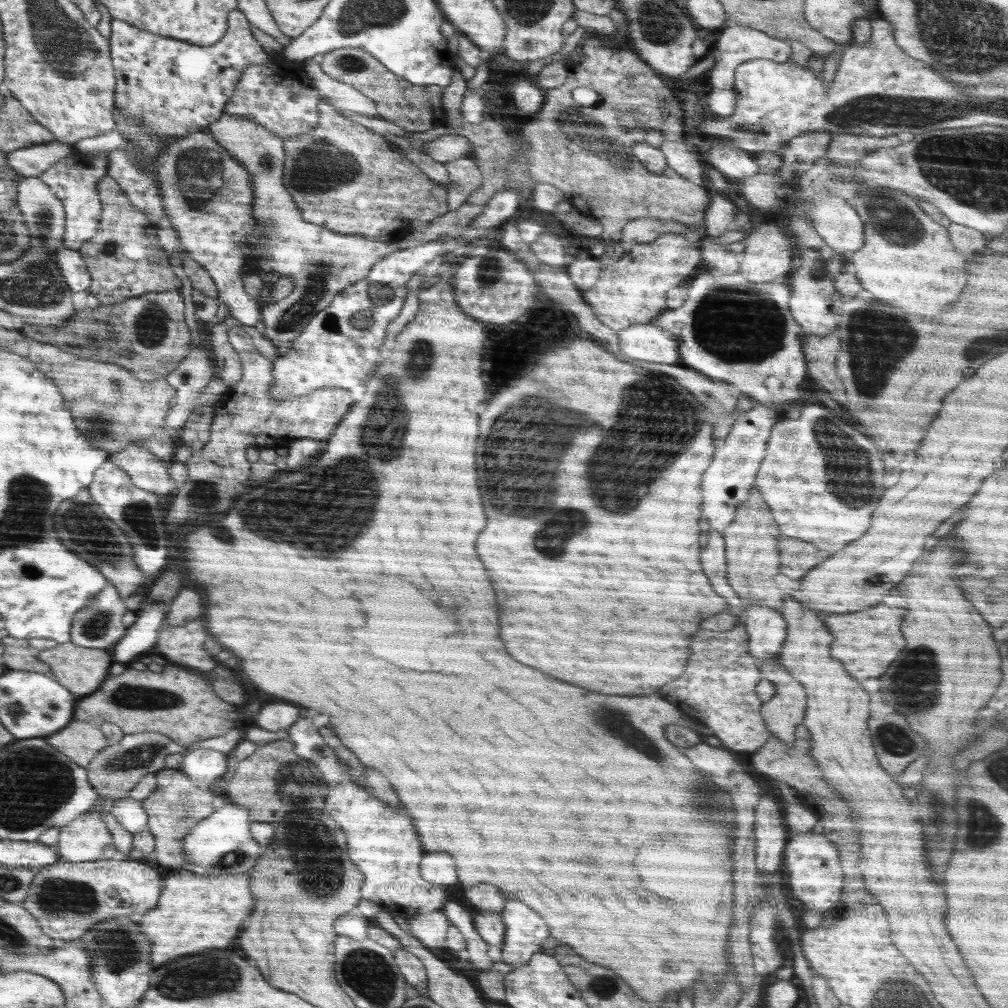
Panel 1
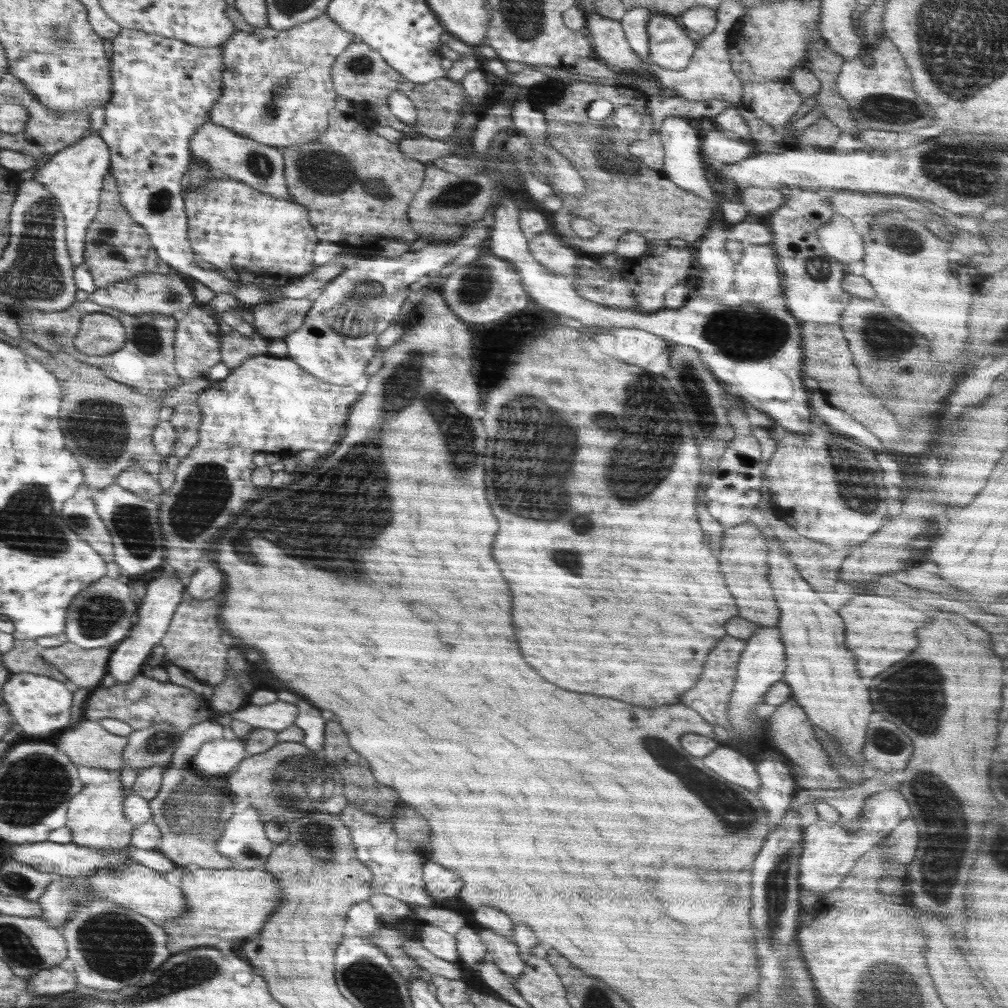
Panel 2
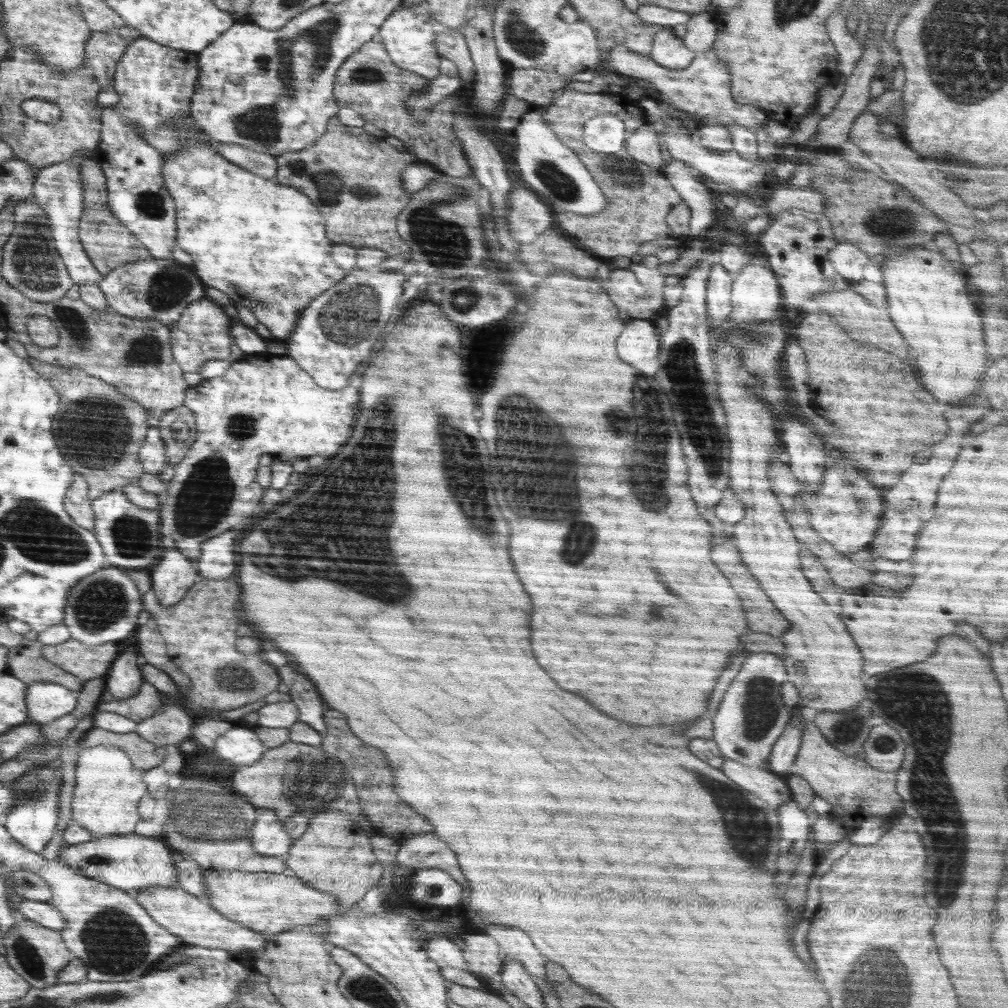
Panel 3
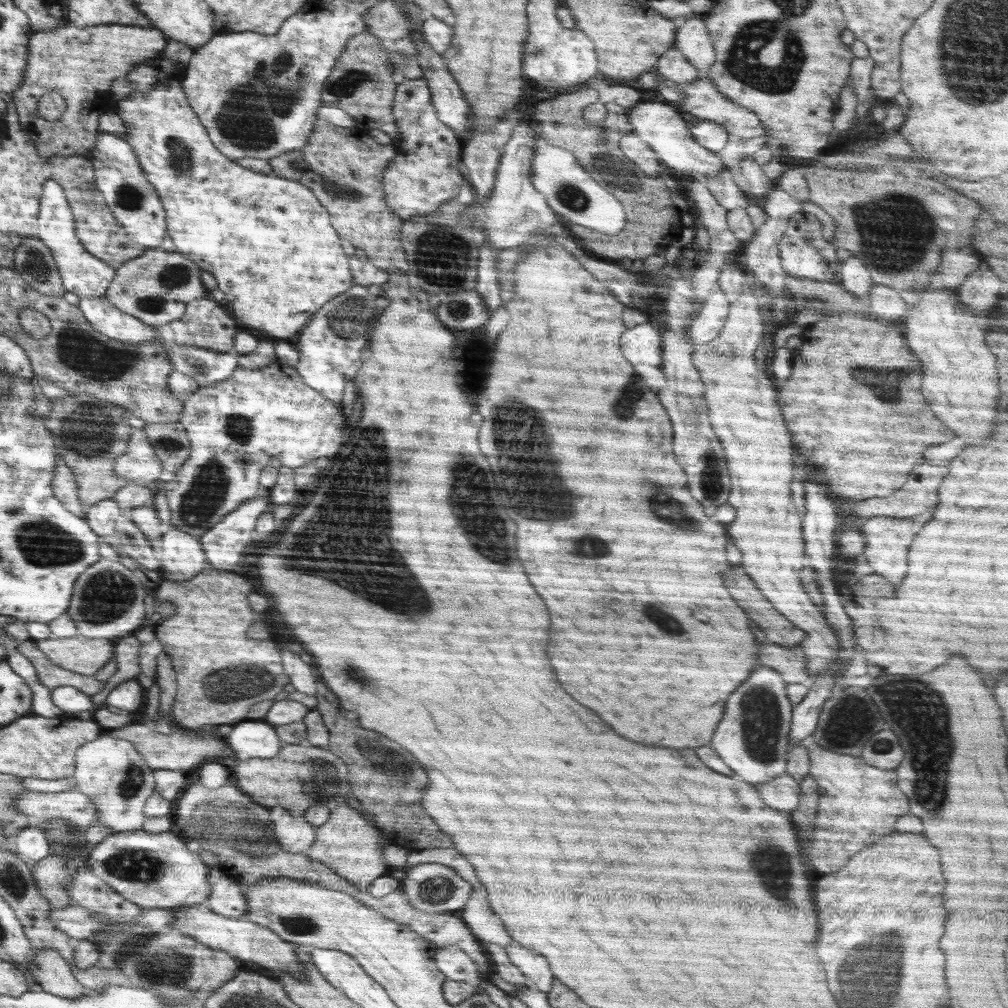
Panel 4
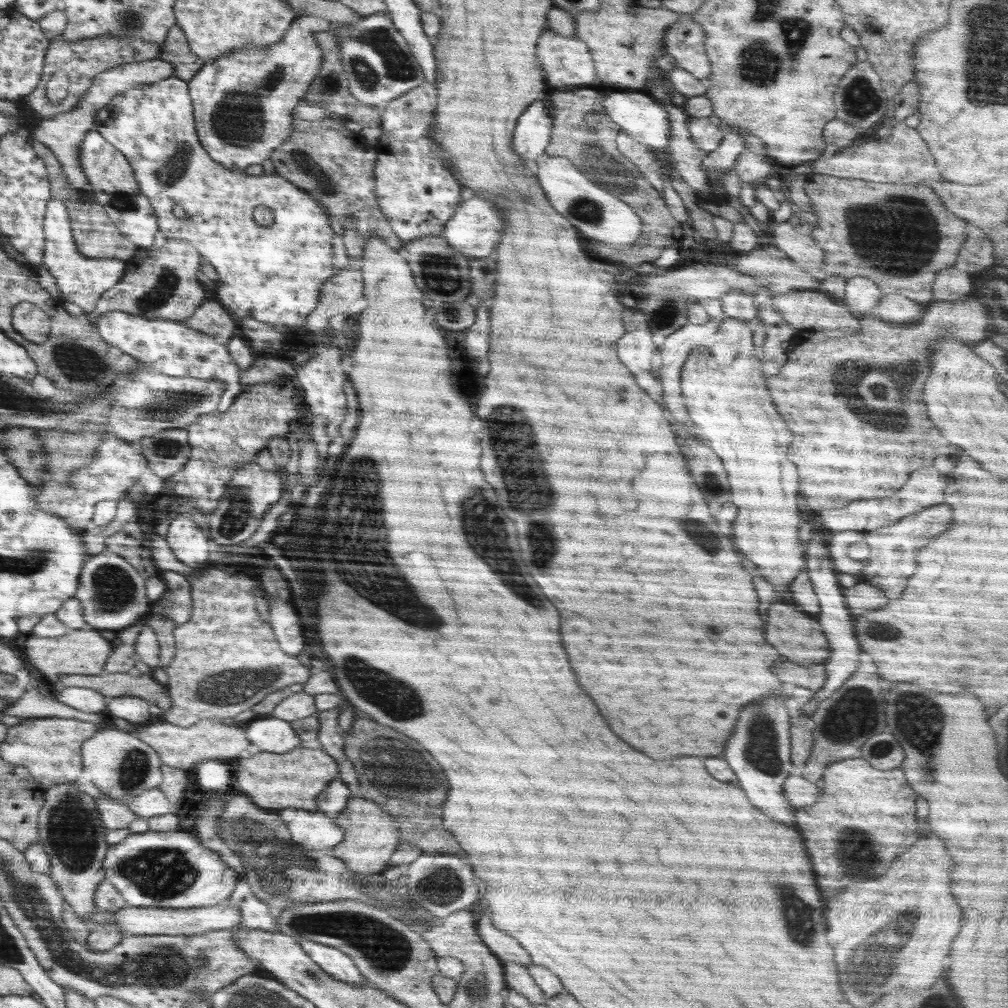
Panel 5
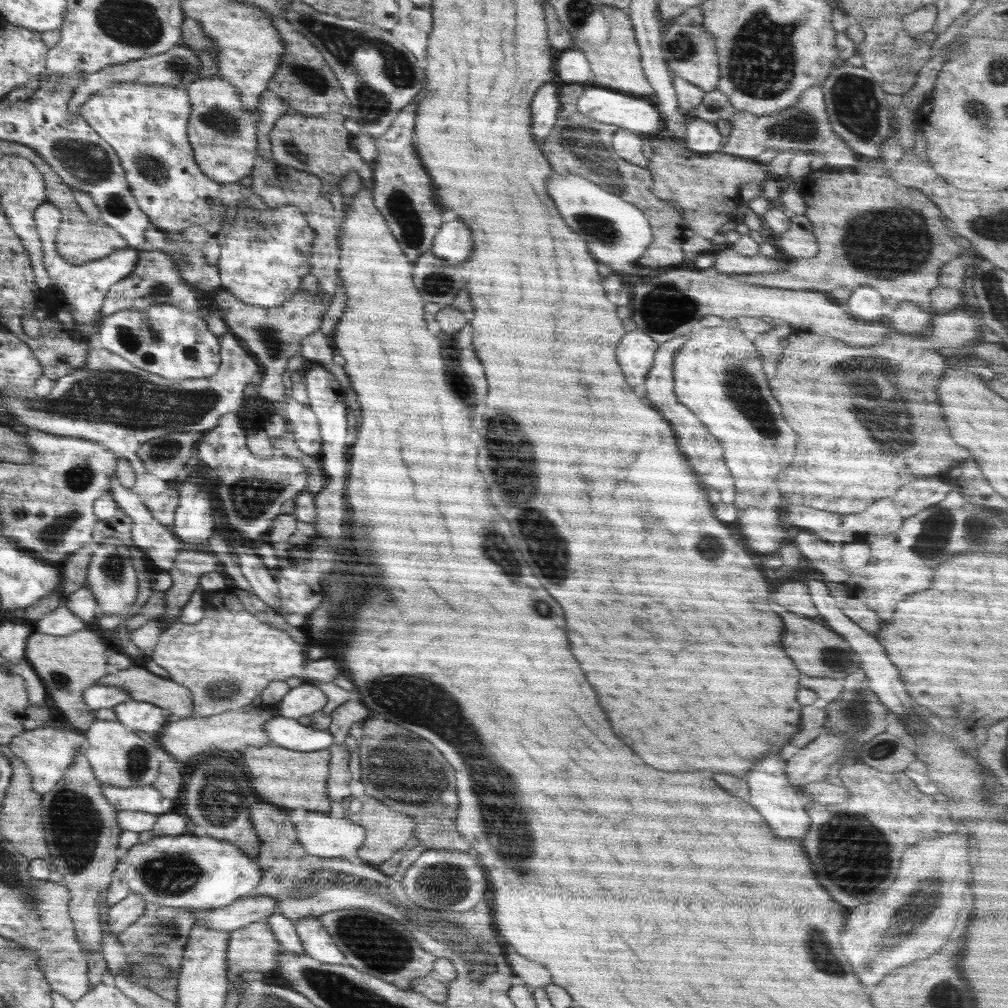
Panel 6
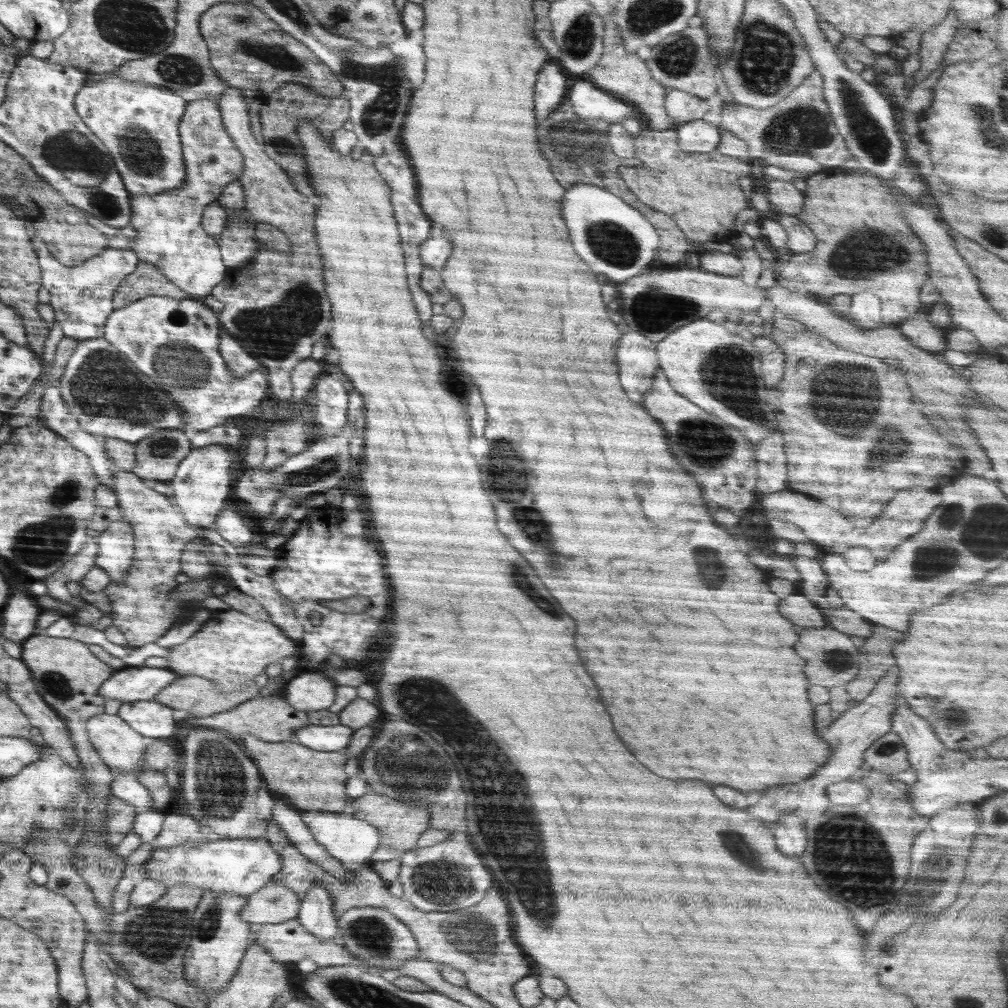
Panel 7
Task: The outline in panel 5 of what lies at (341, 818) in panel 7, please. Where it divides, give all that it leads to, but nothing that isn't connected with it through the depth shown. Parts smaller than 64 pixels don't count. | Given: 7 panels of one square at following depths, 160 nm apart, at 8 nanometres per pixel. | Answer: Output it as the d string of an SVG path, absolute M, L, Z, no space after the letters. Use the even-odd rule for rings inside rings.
M298 809L287 829L294 844L308 850L330 851L344 838L344 829L330 822L322 812Z

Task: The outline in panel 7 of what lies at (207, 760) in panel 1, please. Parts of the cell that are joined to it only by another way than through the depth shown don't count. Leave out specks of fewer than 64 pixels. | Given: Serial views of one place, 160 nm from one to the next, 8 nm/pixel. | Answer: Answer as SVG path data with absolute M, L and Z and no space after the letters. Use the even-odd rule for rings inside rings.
M338 723L334 726L308 725L301 726L293 732L290 740L320 752L344 750L350 742L352 730Z

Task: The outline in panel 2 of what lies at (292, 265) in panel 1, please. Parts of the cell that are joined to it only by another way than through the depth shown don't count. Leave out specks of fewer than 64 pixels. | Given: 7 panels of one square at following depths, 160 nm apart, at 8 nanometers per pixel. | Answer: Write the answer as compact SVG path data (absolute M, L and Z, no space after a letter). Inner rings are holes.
M210 121L196 130L190 139L190 149L192 160L206 162L216 173L240 182L244 181L262 194L269 194L274 198L290 198L285 181L285 164L281 149L238 136L232 132L232 129ZM310 297L285 298L278 303L253 305L253 327L269 338L285 338L301 328L314 301Z

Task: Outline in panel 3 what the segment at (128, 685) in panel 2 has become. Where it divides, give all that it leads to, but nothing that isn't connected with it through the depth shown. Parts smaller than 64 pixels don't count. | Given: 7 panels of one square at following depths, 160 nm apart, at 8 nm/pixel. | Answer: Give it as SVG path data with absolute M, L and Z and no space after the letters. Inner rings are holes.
M145 682L139 692L130 698L98 702L95 712L114 712L139 723L152 717L161 708L160 697L161 692L152 683Z

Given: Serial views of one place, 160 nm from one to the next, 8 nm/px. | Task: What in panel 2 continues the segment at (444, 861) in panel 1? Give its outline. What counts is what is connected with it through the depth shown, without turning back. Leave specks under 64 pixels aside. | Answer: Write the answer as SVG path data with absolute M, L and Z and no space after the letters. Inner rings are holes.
M426 862L424 864L424 884L426 884L426 890L430 896L448 900L458 894L458 890L462 888L464 882L460 880L460 876L454 870Z

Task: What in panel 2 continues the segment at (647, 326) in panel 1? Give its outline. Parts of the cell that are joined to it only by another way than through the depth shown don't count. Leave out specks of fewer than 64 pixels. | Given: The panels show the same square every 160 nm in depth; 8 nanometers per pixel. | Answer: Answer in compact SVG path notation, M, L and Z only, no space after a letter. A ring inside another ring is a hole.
M616 328L611 334L598 334L595 341L603 353L626 362L640 366L647 371L648 362L658 358L668 341L646 330L638 328Z

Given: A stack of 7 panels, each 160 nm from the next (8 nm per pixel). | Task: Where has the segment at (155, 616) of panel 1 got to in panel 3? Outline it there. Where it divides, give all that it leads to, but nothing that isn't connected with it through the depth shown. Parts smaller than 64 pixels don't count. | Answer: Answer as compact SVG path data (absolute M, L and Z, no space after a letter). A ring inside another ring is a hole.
M164 543L165 552L160 563L151 567L154 568L151 574L151 589L157 596L160 606L168 608L176 602L180 602L182 596L191 586L194 586L200 576L192 568L190 560L176 550L174 544ZM131 641L126 645L112 665L111 673L105 680L105 686L116 699L125 699L134 696L142 688L142 676L138 670L138 650Z

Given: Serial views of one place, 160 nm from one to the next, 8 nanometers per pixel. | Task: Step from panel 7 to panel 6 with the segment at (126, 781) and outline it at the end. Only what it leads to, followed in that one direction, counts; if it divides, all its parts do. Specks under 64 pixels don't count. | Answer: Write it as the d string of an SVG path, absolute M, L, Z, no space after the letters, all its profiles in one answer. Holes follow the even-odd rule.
M102 784L99 789L106 797L106 800L117 806L119 810L140 811L159 815L170 811L172 804L174 804L172 799L162 796L160 791L154 788L154 785L124 788L122 786Z

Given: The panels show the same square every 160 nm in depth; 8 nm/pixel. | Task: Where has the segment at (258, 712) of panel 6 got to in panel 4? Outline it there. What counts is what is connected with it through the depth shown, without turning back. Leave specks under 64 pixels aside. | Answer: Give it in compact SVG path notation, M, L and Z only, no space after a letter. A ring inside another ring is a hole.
M135 721L131 725L104 731L112 738L123 738L135 745L135 749L143 755L152 770L186 770L192 769L196 764L204 763L204 758L212 756L232 756L232 749L227 745L226 737L206 734L202 729L186 729L185 727L174 727L170 735L157 732L149 723Z

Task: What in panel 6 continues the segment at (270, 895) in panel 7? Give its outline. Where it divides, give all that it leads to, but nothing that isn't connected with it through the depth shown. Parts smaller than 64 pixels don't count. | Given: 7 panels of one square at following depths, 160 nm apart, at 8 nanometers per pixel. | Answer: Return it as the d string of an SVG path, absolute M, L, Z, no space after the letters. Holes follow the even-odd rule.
M246 895L222 908L197 909L195 923L205 924L212 930L232 932L247 924L264 921L275 912L275 900L271 896Z

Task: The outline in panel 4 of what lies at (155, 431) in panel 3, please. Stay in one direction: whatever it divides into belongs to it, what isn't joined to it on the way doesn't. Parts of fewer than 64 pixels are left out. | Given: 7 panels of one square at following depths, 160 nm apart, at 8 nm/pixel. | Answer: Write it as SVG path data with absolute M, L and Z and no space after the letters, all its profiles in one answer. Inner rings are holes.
M134 430L125 454L115 460L114 470L126 484L148 486L160 478L166 478L161 460L157 457L148 434Z

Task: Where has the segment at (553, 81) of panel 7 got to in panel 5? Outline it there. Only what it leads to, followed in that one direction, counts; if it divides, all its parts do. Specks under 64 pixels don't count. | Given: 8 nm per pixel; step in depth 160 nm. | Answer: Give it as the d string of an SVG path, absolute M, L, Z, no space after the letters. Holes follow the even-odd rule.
M536 100L528 110L518 118L512 150L524 160L534 162L551 141L553 118L551 117L548 100ZM546 102L546 104L544 104Z

